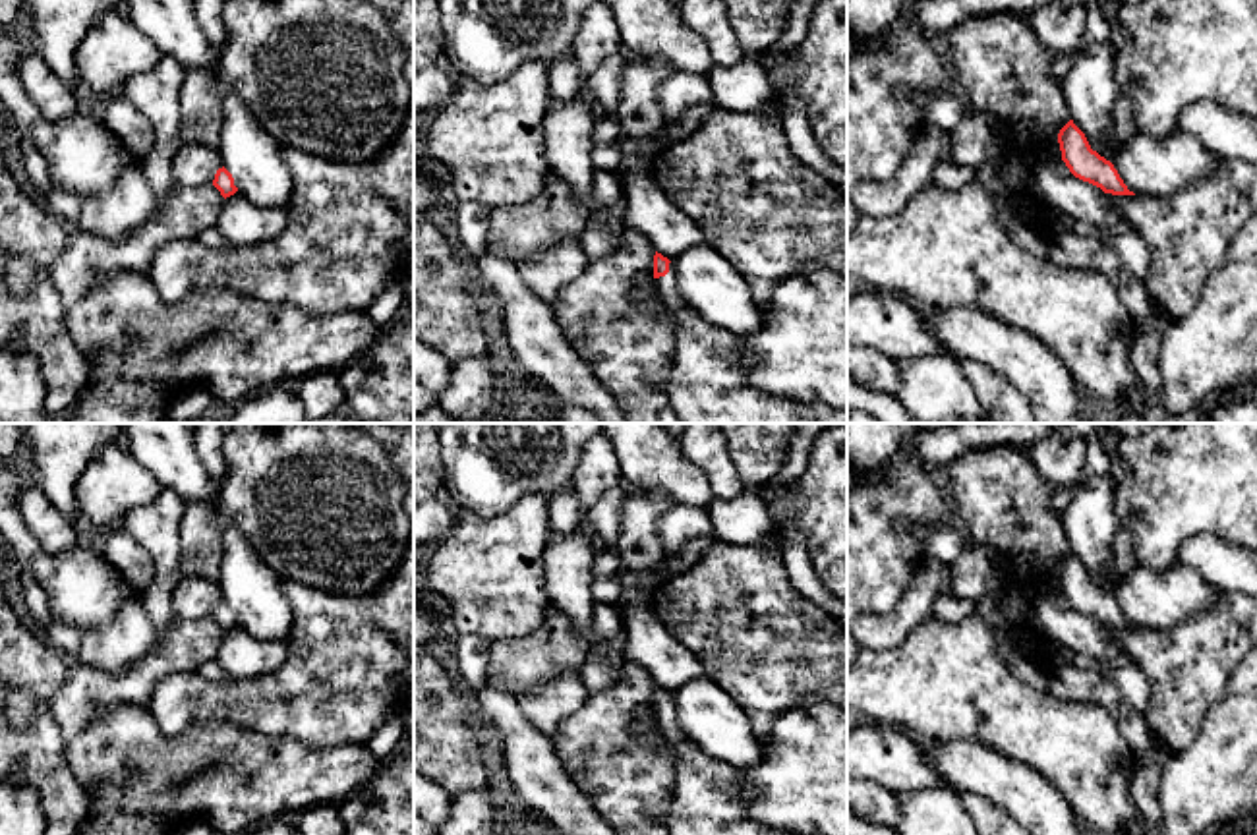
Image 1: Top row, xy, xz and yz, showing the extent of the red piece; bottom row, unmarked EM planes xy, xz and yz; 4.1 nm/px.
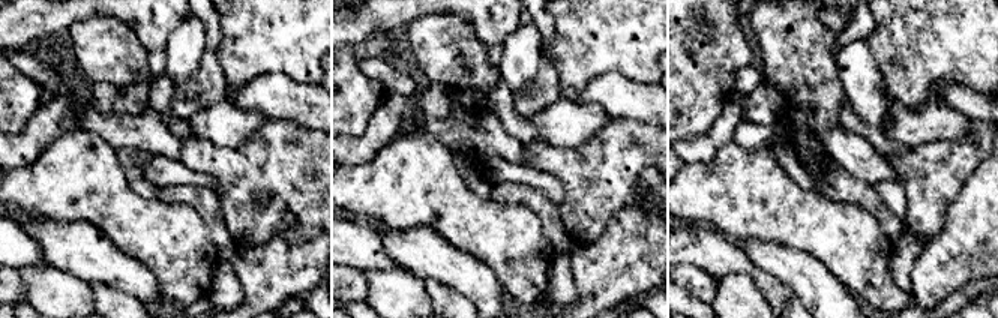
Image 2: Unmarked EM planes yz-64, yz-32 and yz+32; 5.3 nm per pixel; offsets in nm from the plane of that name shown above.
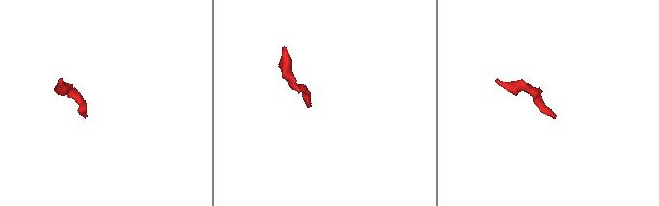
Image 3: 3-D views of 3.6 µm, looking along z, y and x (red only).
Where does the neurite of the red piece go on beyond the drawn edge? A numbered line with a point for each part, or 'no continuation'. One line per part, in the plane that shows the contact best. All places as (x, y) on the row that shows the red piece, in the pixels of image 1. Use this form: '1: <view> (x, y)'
1: xz (666, 285)

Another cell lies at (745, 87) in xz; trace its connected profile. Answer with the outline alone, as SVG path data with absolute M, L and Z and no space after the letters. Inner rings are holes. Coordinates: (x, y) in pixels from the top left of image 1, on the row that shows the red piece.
M741 60L733 68L706 73L714 106L735 114L779 114L781 102L760 60Z

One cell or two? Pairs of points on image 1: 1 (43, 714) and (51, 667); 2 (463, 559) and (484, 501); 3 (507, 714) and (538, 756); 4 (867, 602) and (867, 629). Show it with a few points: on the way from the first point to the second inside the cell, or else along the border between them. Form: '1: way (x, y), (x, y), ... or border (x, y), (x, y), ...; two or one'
1: way (43, 702), (43, 679); one
2: border (521, 495), (494, 515), (463, 509); two
3: way (509, 723), (528, 747); one
4: border (906, 590), (890, 611), (867, 617); two

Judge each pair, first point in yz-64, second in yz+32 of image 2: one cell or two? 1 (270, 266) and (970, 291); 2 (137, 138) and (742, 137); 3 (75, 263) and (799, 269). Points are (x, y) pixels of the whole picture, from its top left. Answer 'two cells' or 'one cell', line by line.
1: two cells
2: two cells
3: one cell

